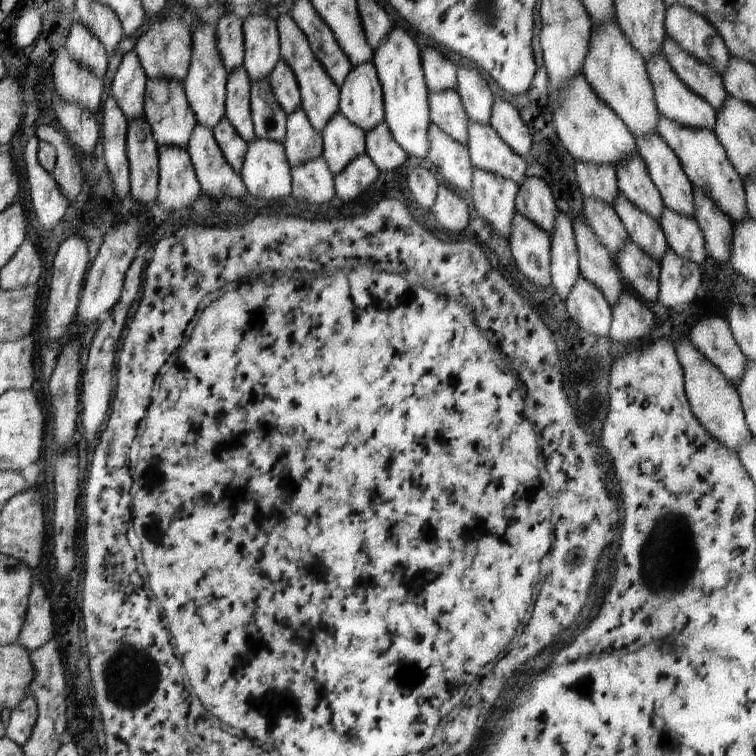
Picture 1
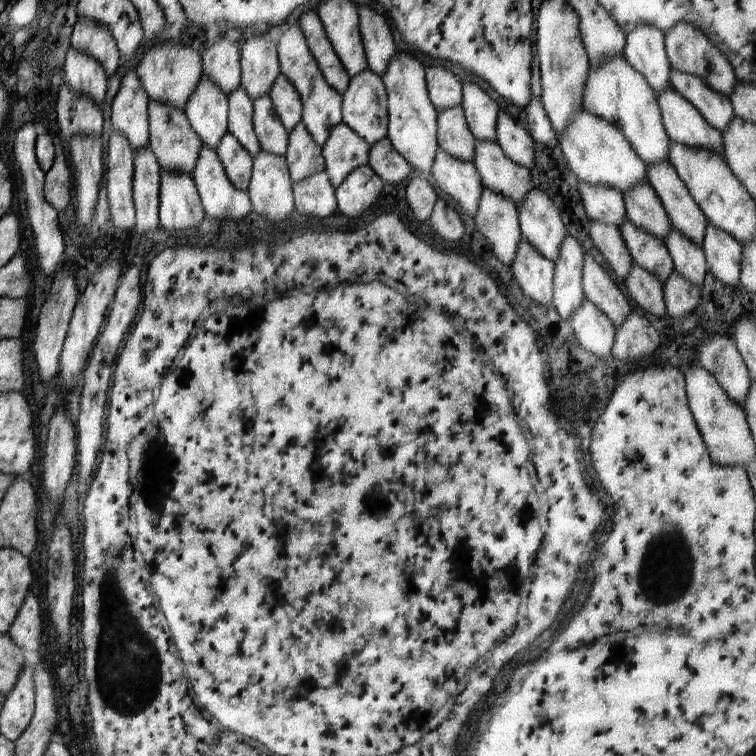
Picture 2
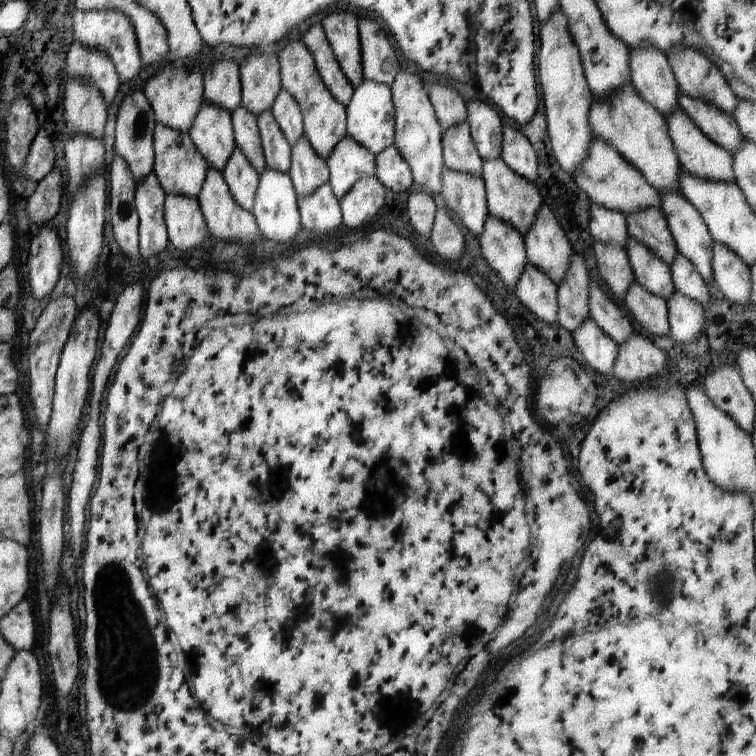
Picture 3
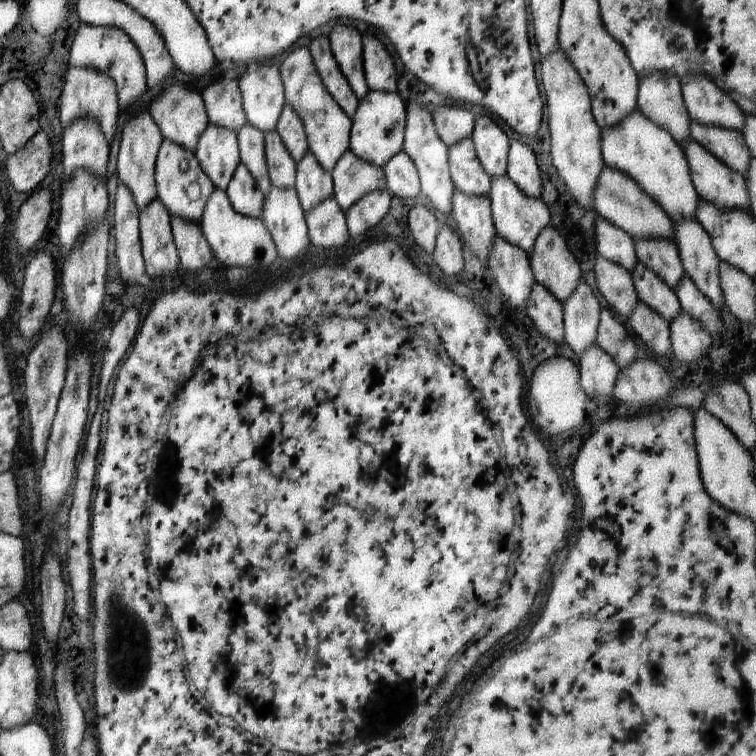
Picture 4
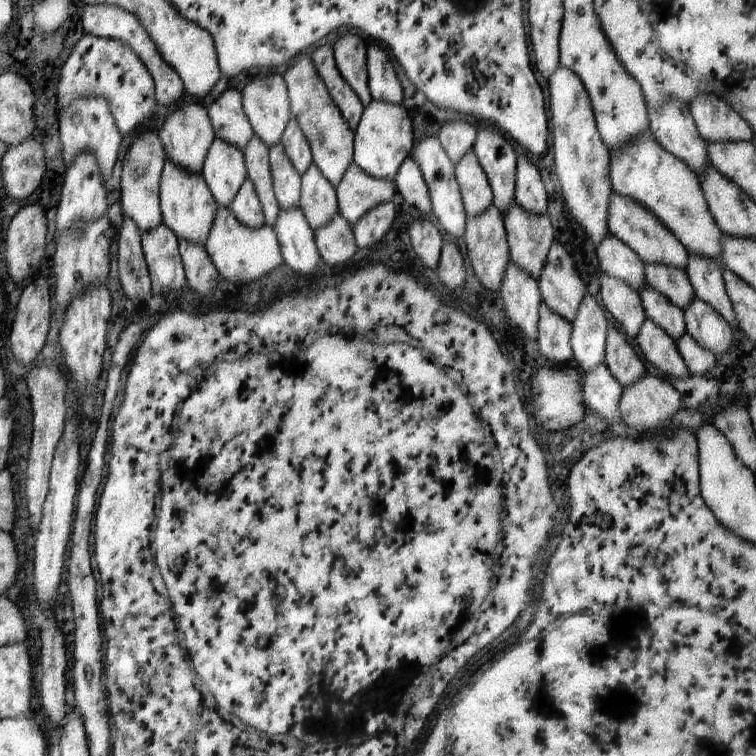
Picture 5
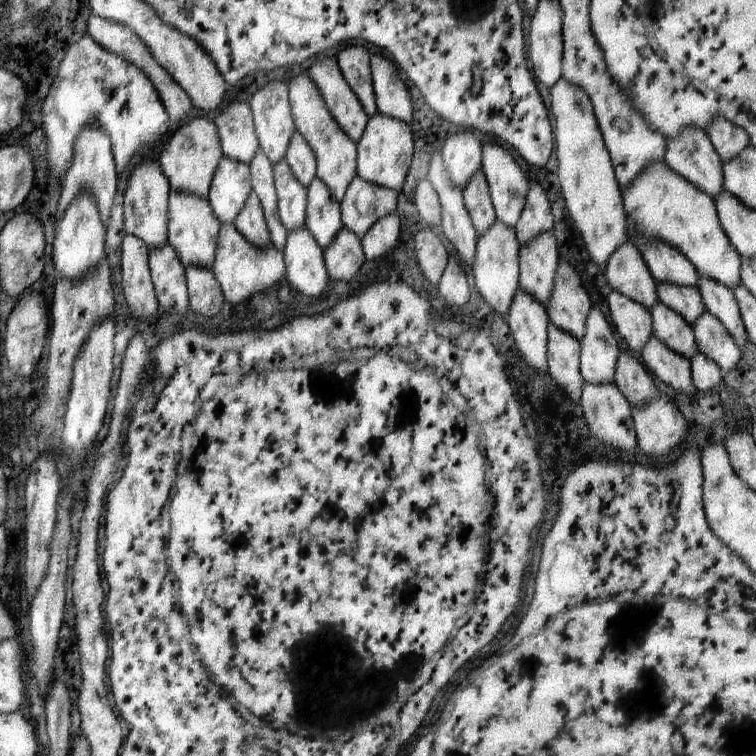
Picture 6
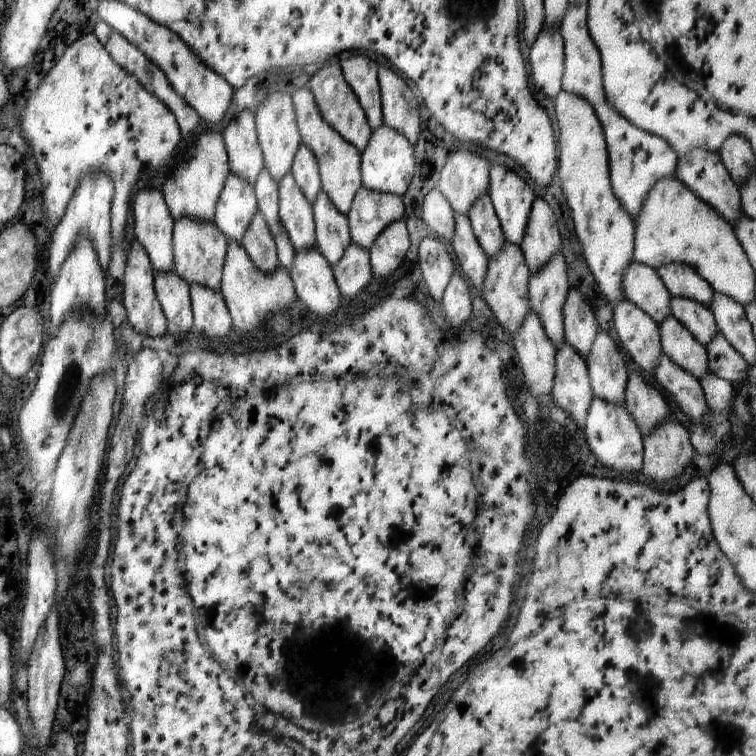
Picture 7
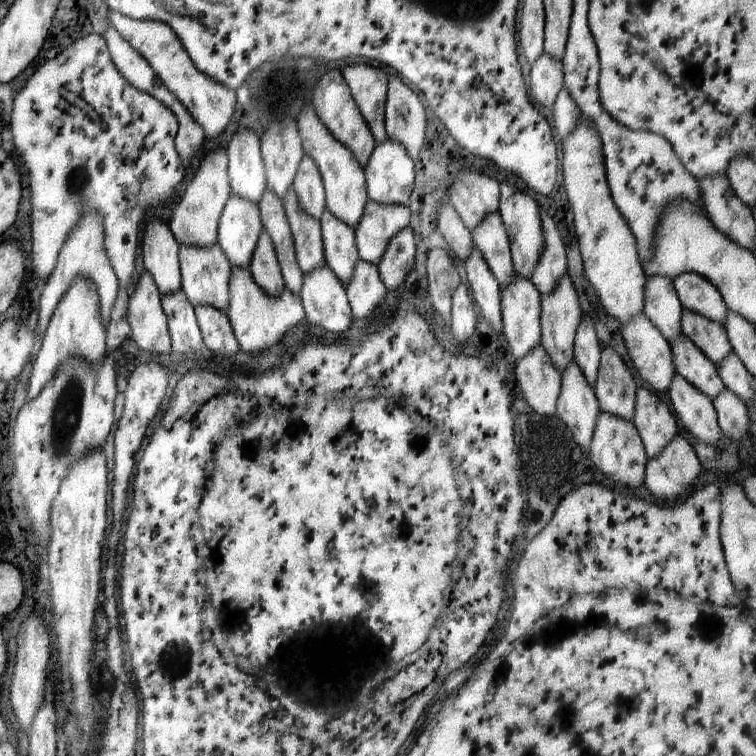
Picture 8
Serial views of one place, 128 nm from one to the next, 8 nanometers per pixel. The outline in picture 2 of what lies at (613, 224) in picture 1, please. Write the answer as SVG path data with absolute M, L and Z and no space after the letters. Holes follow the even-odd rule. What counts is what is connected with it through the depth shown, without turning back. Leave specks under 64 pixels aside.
M590 222L590 236L594 246L598 248L604 260L610 264L610 269L616 275L614 279L619 285L624 284L626 276L632 268L632 257L620 232L620 228L602 224L602 222Z

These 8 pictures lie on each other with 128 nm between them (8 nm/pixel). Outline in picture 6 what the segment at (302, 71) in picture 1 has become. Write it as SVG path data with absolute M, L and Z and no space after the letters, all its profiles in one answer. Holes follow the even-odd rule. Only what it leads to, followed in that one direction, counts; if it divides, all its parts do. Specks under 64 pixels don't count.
M304 70L304 74L300 73L298 78L294 78L290 82L288 94L295 127L314 151L317 177L328 186L332 196L340 203L346 194L348 184L354 180L354 176L357 174L357 143L332 118L324 100L322 100L322 94L316 88L316 84L310 78L307 70Z

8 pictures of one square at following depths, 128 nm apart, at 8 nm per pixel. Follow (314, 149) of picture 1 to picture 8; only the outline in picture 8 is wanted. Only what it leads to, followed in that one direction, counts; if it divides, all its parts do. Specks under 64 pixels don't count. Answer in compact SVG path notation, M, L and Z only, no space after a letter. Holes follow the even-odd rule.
M328 210L322 214L319 223L324 242L325 266L340 283L348 285L360 260L355 230L338 220Z

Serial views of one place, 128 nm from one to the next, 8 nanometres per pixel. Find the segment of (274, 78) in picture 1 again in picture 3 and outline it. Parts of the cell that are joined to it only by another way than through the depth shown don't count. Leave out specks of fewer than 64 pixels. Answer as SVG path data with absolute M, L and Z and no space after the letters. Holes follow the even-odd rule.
M282 88L278 92L270 111L273 113L280 127L280 132L285 136L288 144L291 147L294 146L304 132L303 116L298 102L294 100L293 96L290 96L289 92Z

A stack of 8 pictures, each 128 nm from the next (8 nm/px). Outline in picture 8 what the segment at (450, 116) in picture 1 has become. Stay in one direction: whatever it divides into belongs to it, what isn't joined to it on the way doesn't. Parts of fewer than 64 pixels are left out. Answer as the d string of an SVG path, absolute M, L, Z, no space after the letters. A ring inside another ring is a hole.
M499 213L489 215L471 230L473 244L486 262L498 285L506 289L515 280L511 245Z

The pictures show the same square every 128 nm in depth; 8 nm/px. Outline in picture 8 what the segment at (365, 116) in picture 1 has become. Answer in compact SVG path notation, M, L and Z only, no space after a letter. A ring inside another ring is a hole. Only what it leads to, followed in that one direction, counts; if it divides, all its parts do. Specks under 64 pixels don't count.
M391 139L375 146L367 166L363 168L367 198L378 205L407 206L415 186L415 165L406 150Z

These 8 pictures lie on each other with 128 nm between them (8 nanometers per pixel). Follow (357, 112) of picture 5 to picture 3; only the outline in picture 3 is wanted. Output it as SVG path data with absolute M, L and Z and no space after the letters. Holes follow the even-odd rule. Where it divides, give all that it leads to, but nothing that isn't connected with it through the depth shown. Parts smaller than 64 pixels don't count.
M317 23L316 26L310 26L303 34L302 41L312 53L314 57L318 74L330 94L334 96L342 106L350 104L350 98L354 94L354 89L346 75L342 72L339 62L328 44L322 23Z

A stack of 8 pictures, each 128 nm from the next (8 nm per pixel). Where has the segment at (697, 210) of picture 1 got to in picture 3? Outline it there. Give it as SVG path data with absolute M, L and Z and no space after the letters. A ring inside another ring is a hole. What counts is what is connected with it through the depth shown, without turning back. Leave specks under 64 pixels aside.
M712 242L712 272L714 283L728 301L748 304L750 301L750 269L730 248Z

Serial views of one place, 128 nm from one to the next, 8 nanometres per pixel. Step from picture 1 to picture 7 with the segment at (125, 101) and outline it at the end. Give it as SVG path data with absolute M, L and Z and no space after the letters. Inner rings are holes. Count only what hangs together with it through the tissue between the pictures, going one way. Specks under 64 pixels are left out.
M144 188L136 192L130 206L134 218L134 234L137 242L146 250L155 272L170 272L174 266L173 228L174 220L162 192L162 189Z

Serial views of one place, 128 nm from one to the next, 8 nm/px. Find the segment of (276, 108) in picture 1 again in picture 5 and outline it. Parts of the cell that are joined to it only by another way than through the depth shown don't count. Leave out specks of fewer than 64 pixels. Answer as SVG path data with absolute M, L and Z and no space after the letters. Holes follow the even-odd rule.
M280 142L269 147L269 165L274 194L280 210L299 206L301 174L298 174L298 171L292 166Z

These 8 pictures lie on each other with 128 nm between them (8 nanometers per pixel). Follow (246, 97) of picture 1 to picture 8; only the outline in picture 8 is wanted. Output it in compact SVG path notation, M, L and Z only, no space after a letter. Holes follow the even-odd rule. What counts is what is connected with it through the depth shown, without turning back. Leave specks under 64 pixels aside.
M266 188L258 206L263 230L266 230L266 234L274 244L285 288L300 295L304 275L296 258L292 231L284 212L282 199Z

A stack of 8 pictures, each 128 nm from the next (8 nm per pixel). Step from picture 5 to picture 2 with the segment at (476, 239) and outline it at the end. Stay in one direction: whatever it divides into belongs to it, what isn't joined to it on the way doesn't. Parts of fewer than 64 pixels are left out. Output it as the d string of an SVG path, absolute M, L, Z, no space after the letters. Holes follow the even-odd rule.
M438 148L431 172L436 186L454 202L458 202L468 216L474 218L478 212L483 184L473 162L452 158L442 148Z

